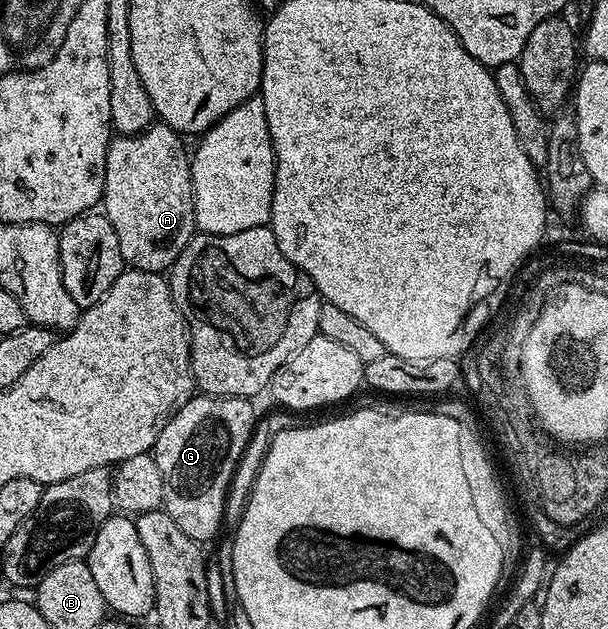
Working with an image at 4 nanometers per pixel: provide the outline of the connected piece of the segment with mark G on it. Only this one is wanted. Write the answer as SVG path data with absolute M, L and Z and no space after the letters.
M195 394L192 400L184 399L179 407L171 413L169 422L157 438L153 455L161 470L163 479L163 508L185 530L190 540L204 542L214 541L219 528L224 527L224 513L228 488L231 485L235 468L242 458L251 434L255 429L257 417L250 399L241 396L205 396Z

